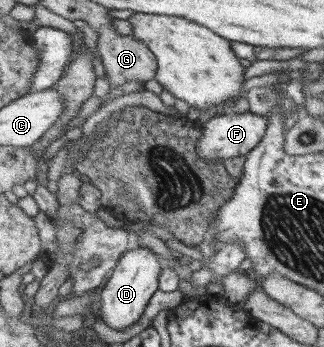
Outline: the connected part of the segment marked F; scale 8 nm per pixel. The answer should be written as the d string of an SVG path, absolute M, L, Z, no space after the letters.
M250 111L215 116L203 124L198 153L208 161L247 156L263 140L268 122Z

